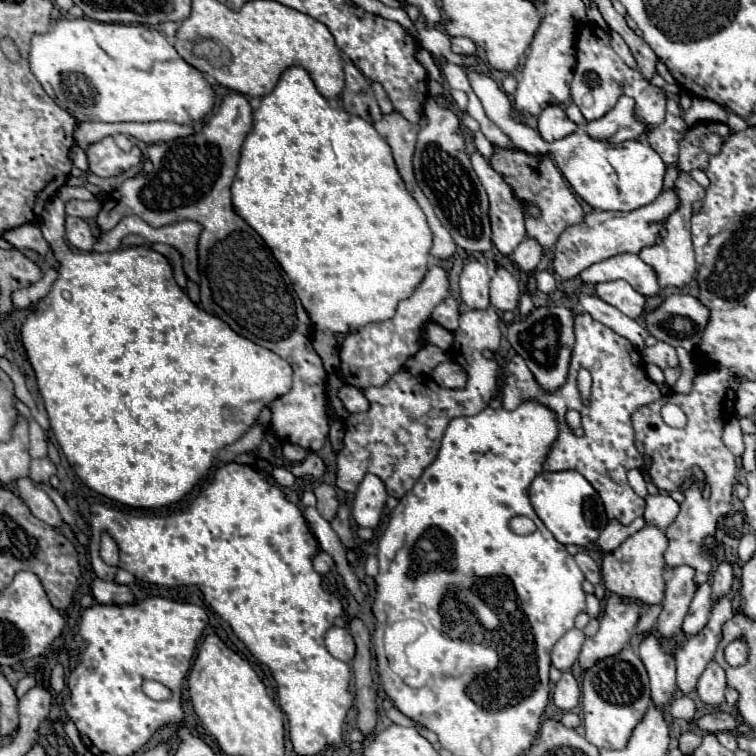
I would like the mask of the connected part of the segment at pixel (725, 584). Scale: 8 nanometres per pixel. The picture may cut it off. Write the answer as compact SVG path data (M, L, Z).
M722 561L714 573L714 577L710 579L710 585L712 585L712 595L714 599L722 597L722 595L728 595L730 587L732 587L732 579L734 579L734 573L732 573L732 565L728 561Z

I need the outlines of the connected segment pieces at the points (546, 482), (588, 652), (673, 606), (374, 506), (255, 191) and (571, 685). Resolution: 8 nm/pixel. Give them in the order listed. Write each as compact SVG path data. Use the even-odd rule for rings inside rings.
M578 471L542 472L530 485L530 503L546 529L562 545L586 547L594 543L608 519L596 489Z
M616 595L606 599L604 613L600 615L600 629L594 637L586 639L578 657L582 669L590 669L598 661L618 655L632 639L634 627L638 623L640 603L622 601Z
M674 567L666 571L664 575L666 591L662 601L662 611L656 621L658 637L670 639L680 631L682 619L688 613L688 605L696 593L692 577L694 577L694 569L690 567Z
M368 473L360 485L358 485L358 491L354 495L354 501L352 501L352 517L354 521L360 525L360 527L370 527L374 529L380 521L380 515L382 515L382 509L386 505L386 499L388 499L388 493L386 493L386 487L384 483Z
M288 67L282 73L274 91L270 95L262 97L260 107L252 115L254 115L254 127L252 127L252 133L246 135L244 145L240 149L238 173L232 183L232 205L234 205L234 211L266 241L266 245L274 253L274 259L282 265L284 273L290 277L290 281L296 289L296 295L300 297L302 307L306 309L314 327L320 331L332 331L332 333L346 335L348 331L352 331L356 327L376 323L376 321L386 321L386 319L394 317L398 301L410 297L428 271L432 233L430 233L430 227L426 223L422 209L418 207L414 197L406 191L404 181L400 179L400 175L394 167L394 159L392 159L392 151L390 151L388 143L378 135L378 131L368 121L354 117L354 115L346 113L344 109L332 109L328 105L328 101L316 91L310 75L302 67Z
M562 673L560 681L554 687L554 695L552 701L558 709L562 711L572 711L574 707L578 707L580 701L580 687L578 681L570 675L570 673Z

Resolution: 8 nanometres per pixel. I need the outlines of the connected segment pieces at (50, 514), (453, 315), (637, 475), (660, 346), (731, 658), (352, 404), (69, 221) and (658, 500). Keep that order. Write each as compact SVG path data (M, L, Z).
M20 479L16 485L14 485L18 497L22 497L22 501L30 507L30 511L40 519L44 521L46 525L54 527L54 529L60 529L62 527L62 517L56 509L56 505L52 503L52 499L38 487L32 485L30 479Z
M448 295L442 303L442 327L448 331L456 331L458 329L458 303L452 295Z
M630 469L630 473L628 473L628 483L630 483L630 487L632 487L640 497L646 497L646 495L648 495L648 491L646 491L646 481L644 481L644 477L642 477L642 473L640 473L638 469Z
M660 341L654 347L646 347L642 351L642 359L644 359L644 363L652 363L652 365L656 365L660 369L678 365L678 357L676 357L674 347L666 345L666 343L660 343Z
M738 639L738 641L732 641L732 643L726 647L724 655L726 655L726 661L728 661L730 665L738 667L738 665L744 665L744 663L746 663L748 647L744 645L744 641L742 641L742 639Z
M342 385L338 389L338 397L340 401L344 403L344 407L350 411L350 413L358 413L358 411L366 411L370 405L364 397L364 393L352 385Z
M66 217L66 241L80 251L90 251L94 245L94 235L82 219Z
M648 495L648 503L644 509L646 525L654 525L658 529L666 529L678 515L680 505L668 495Z

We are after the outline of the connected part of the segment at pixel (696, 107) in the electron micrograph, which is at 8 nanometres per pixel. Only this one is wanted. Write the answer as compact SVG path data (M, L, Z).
M692 99L692 107L684 113L684 121L688 127L692 127L696 121L722 121L726 123L728 113L722 105L708 101L708 99Z

